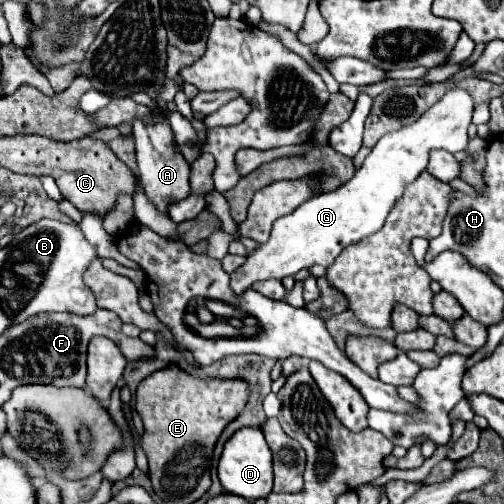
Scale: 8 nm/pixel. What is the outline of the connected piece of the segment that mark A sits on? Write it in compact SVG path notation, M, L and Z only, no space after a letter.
M153 112L157 118L155 124L145 124L139 118L133 122L133 136L137 146L137 164L139 164L139 180L143 184L143 190L147 196L151 196L151 204L155 202L155 208L161 208L163 214L167 214L167 208L175 200L183 200L189 196L189 164L185 162L183 154L177 148L177 142L173 138L169 122Z

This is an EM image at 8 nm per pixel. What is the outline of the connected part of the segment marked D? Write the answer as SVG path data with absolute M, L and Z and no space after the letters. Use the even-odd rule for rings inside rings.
M239 428L225 442L217 470L225 492L239 494L247 500L265 498L273 488L273 462L271 462L271 450L265 442L261 428Z

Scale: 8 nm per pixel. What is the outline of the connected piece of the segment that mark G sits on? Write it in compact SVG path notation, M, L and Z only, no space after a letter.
M451 88L419 120L383 136L347 184L333 192L313 196L297 206L291 214L275 220L269 240L259 244L257 250L249 254L249 260L233 272L233 292L243 294L255 282L271 278L283 280L285 276L293 276L313 264L327 268L335 262L343 248L359 242L363 236L375 234L383 226L405 184L411 184L411 180L415 180L427 168L431 150L441 148L451 154L465 150L469 142L467 130L471 116L473 98L469 92L463 88Z

